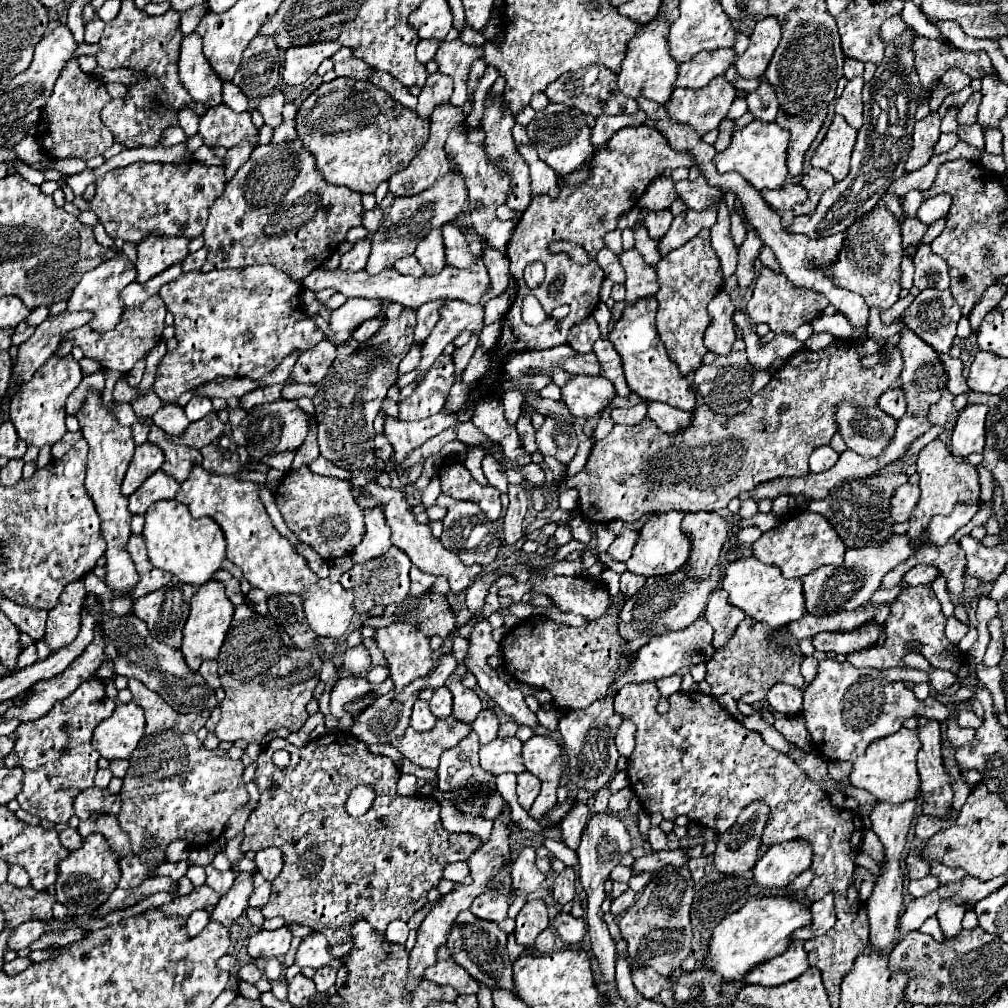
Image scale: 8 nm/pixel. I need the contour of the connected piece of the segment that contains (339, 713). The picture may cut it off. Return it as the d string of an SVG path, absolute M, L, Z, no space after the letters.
M341 677L333 689L331 689L331 713L341 721L343 727L349 725L349 715L345 713L345 703L361 699L365 693L371 693L373 697L381 697L393 689L391 679L371 685L365 677Z

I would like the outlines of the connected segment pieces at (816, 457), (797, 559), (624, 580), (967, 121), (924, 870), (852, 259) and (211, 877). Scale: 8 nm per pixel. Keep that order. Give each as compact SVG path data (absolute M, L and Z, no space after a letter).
M821 445L811 453L809 459L809 467L813 473L823 473L827 469L831 469L839 459L839 453L835 449L831 449L829 445Z
M799 511L781 521L777 527L765 531L751 545L751 553L763 563L775 563L785 577L803 577L823 565L839 567L843 563L845 543L839 539L837 531L823 515Z
M625 571L625 573L621 575L621 593L623 593L625 597L635 595L643 585L645 585L645 579L643 579L641 575L633 575L631 571Z
M975 91L975 93L967 99L967 103L961 107L959 117L957 117L959 125L971 125L971 123L975 123L975 121L977 121L977 109L979 109L981 97L983 97L983 95L981 95L981 91Z
M909 855L905 863L907 863L909 879L923 879L923 877L929 875L929 863L925 863L921 857L917 857L917 855Z
M875 207L847 229L847 237L835 259L835 265L831 263L825 269L825 275L829 275L837 287L863 295L869 307L877 305L879 309L889 309L899 299L901 291L901 257L901 223L891 211L887 211L887 207Z
M207 865L205 871L207 871L207 881L205 883L209 887L213 887L215 891L229 891L231 889L231 883L235 881L235 873L231 869L225 871L225 873L221 873L213 865Z

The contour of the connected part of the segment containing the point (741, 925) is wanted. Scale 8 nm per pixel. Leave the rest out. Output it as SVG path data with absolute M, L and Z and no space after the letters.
M787 895L751 899L745 903L745 907L725 917L713 929L705 967L723 977L723 981L743 981L747 971L751 971L755 965L787 951L791 933L799 927L807 927L807 923L811 923L811 911L807 903L801 903Z

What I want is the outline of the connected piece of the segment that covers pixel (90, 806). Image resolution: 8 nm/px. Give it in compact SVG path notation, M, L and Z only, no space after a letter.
M89 787L75 799L75 815L81 821L101 815L101 813L117 815L119 809L121 809L121 799L119 799L119 795L111 793L109 789Z

